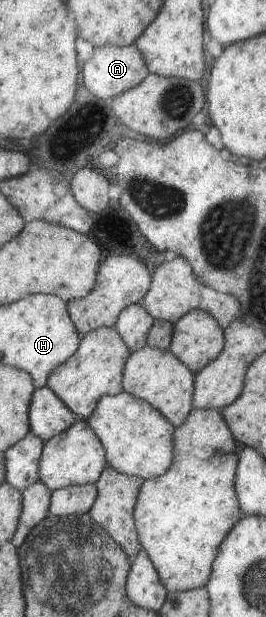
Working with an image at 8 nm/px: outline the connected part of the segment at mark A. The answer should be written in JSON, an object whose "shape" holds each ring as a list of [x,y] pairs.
{"shape":[[[134,44],[126,47],[102,46],[94,47],[94,53],[82,66],[83,86],[97,98],[112,99],[140,82],[148,75],[148,68],[142,59],[142,54]]]}

